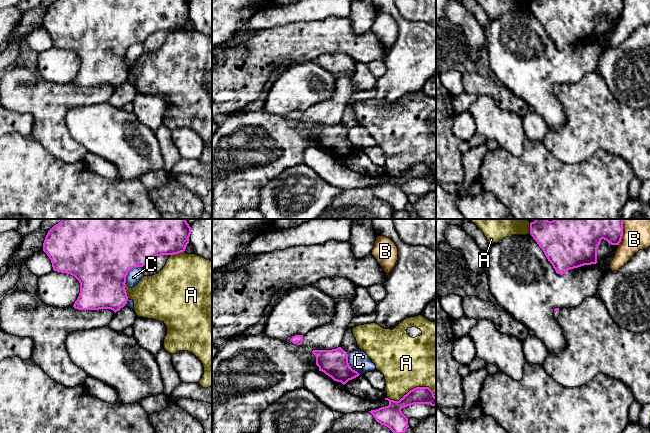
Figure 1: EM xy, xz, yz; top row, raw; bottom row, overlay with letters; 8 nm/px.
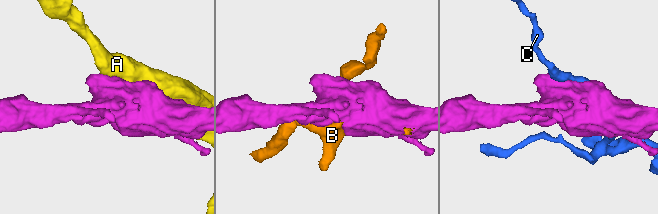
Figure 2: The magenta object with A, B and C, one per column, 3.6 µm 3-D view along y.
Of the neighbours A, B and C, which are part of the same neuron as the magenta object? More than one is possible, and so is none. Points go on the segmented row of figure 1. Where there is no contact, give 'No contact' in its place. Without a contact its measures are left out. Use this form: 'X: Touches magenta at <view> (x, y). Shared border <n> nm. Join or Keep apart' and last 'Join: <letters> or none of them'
A: Touches magenta at xz (412, 389). Shared border 400 nm. Keep apart
B: Touches magenta at yz (622, 232). Shared border 220 nm. Keep apart
C: Touches magenta at xy (129, 270). Shared border 190 nm. Keep apart
Join: none of them

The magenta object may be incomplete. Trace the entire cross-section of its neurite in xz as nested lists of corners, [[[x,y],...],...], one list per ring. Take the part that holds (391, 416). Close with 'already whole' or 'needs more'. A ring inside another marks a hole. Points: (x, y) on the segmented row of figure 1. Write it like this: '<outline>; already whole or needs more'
[[[416,387],[410,390],[399,401],[390,400],[388,398],[385,398],[385,400],[389,401],[388,406],[381,407],[376,410],[371,410],[369,412],[373,415],[378,423],[388,427],[393,433],[405,433],[406,429],[409,427],[408,418],[402,413],[402,408],[414,404],[430,404],[431,406],[436,407],[436,397],[434,396],[433,391],[429,387]]]; already whole

